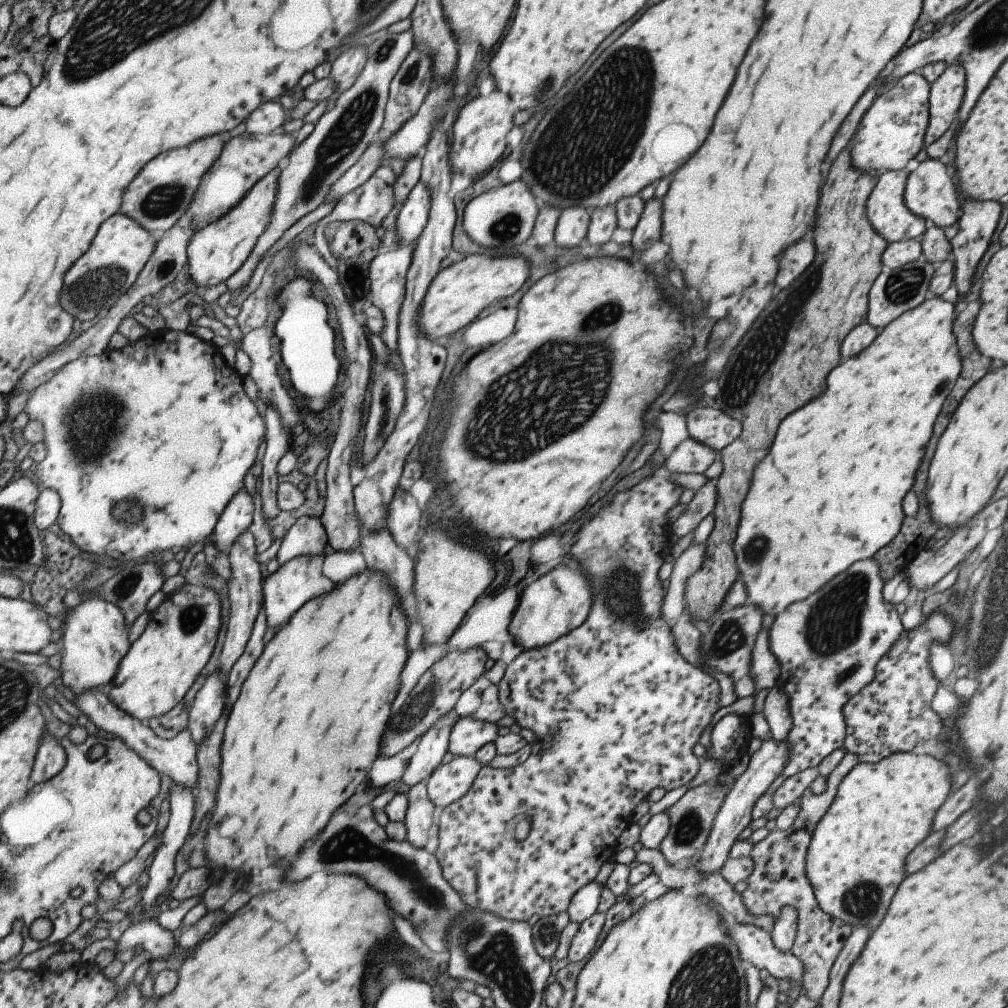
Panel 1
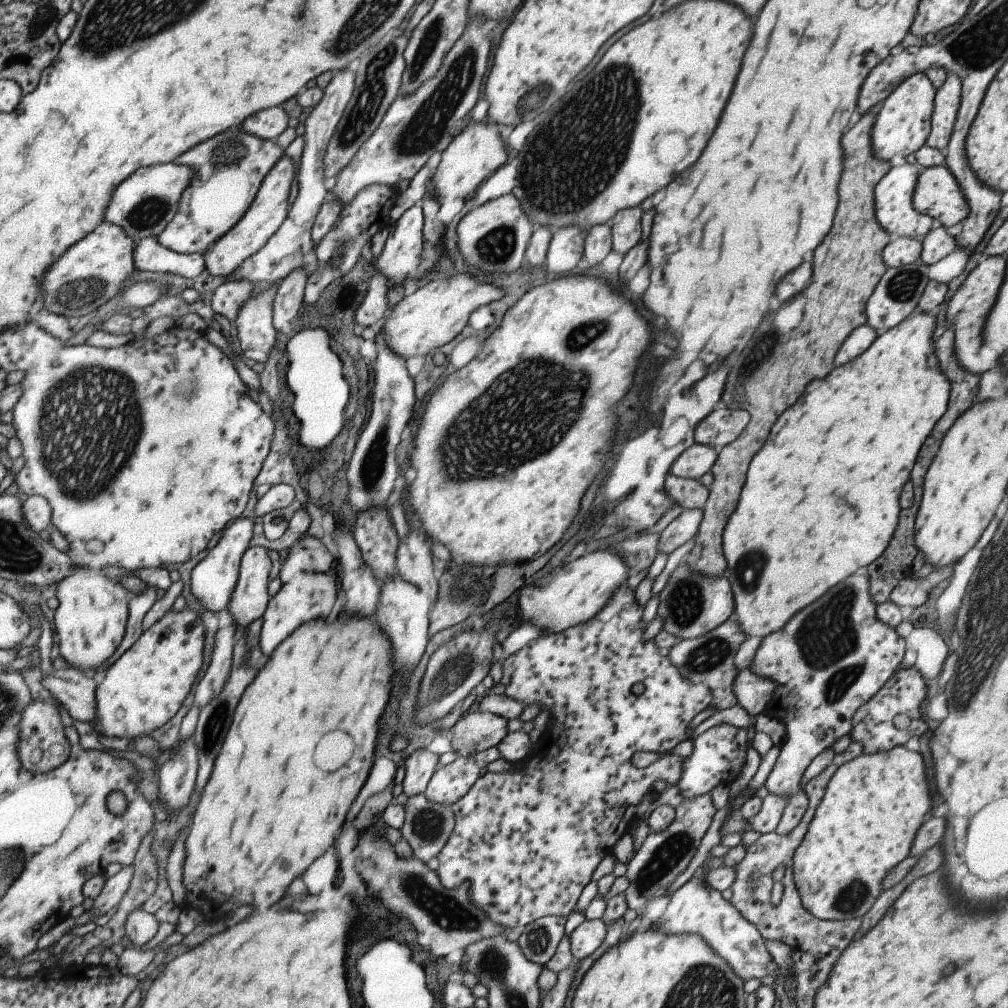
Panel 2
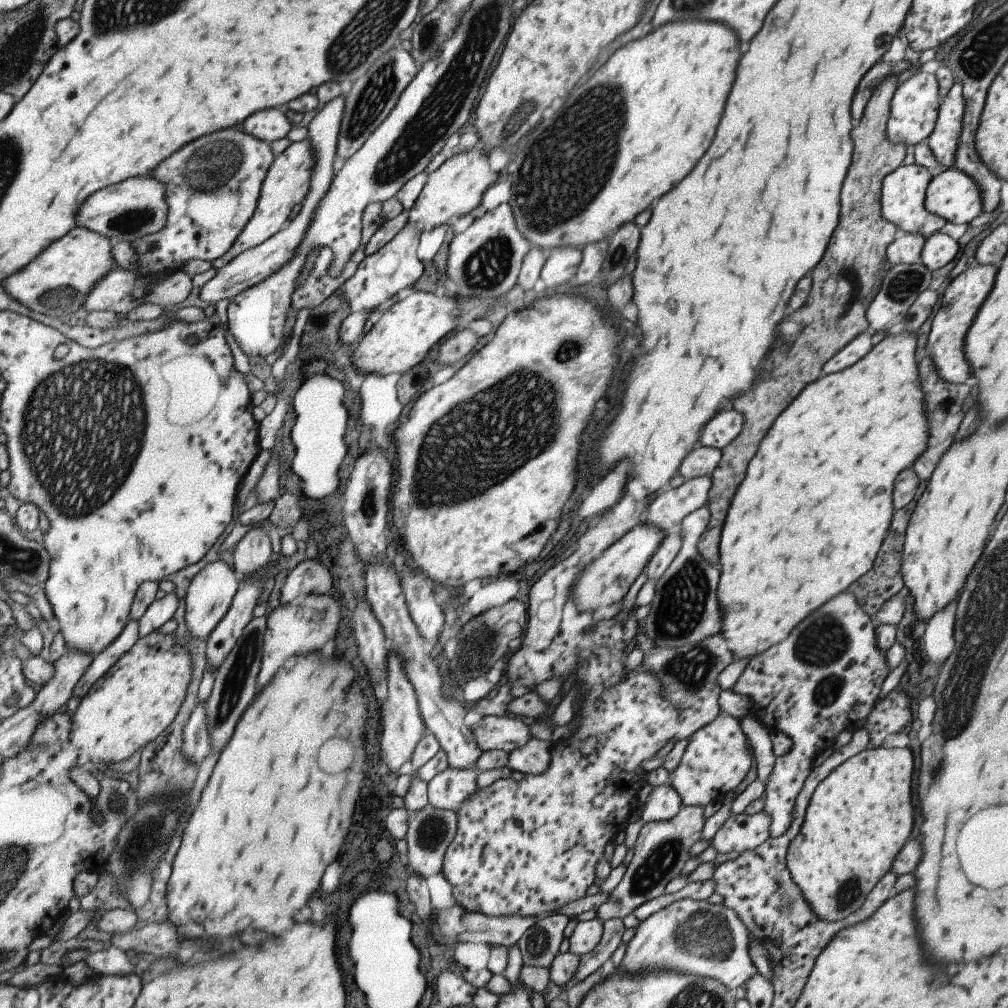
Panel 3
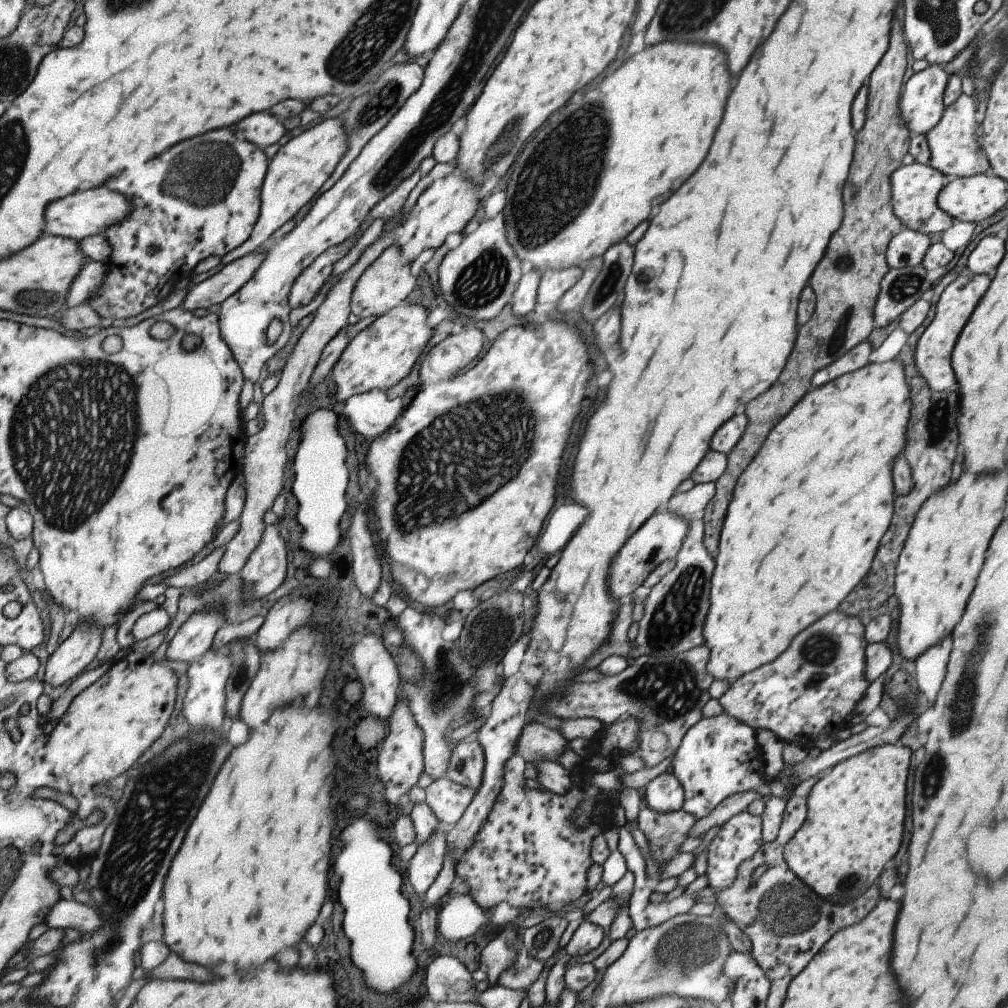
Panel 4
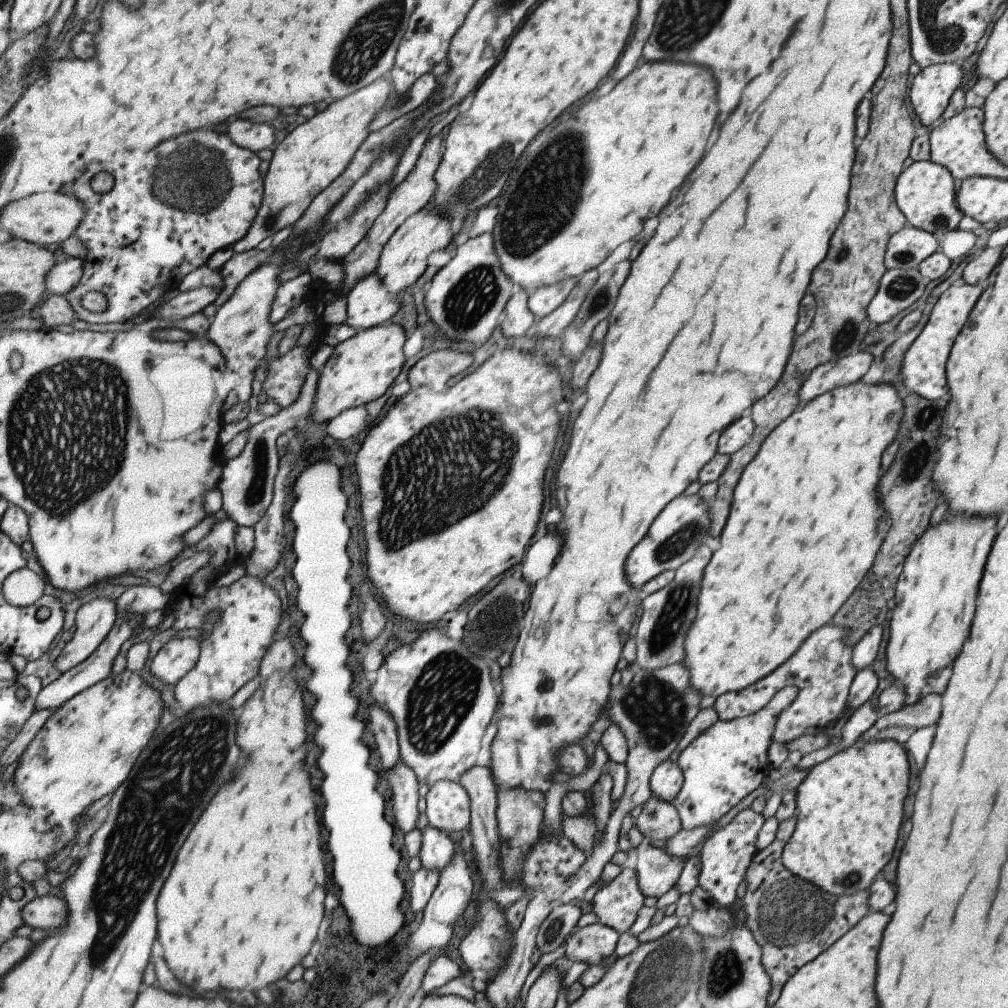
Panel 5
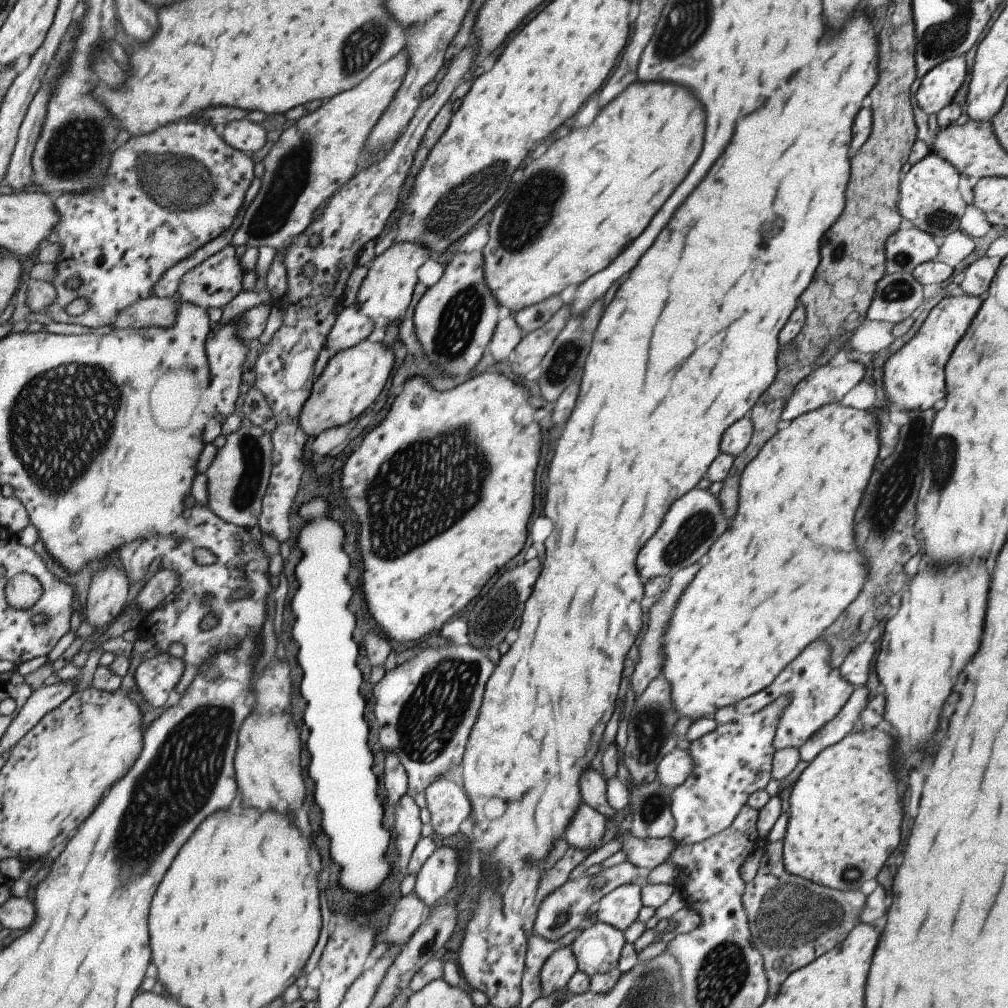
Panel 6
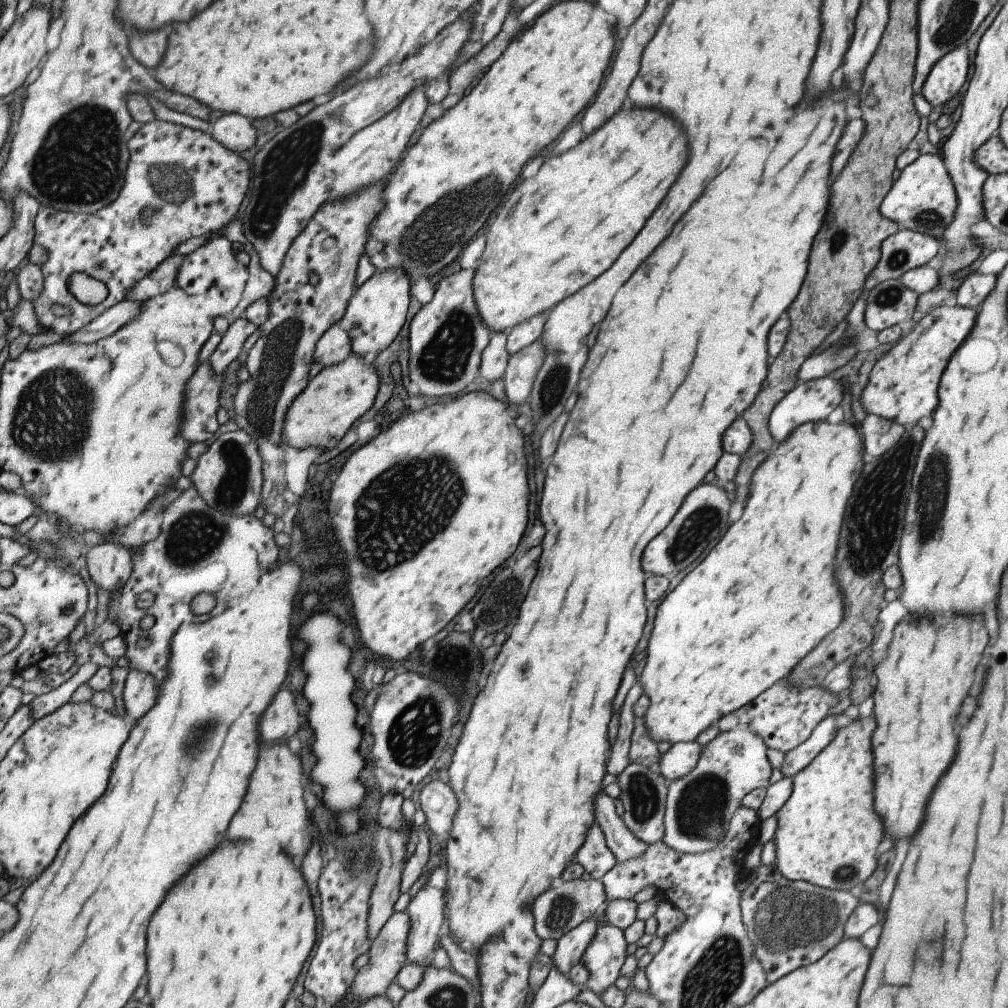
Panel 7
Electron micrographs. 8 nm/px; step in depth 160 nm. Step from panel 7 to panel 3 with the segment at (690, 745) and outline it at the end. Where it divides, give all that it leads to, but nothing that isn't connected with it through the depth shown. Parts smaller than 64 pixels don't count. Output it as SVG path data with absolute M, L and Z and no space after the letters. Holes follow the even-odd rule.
M667 782L653 788L648 796L649 799L641 807L641 820L644 824L672 818L682 804L681 798Z

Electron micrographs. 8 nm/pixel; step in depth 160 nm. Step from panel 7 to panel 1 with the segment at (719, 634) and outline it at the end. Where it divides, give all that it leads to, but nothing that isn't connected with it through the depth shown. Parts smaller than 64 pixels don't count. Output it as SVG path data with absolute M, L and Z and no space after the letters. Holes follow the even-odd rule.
M927 295L926 299L915 308L903 312L884 326L867 348L837 363L827 374L827 388L819 398L811 400L809 404L805 404L803 408L795 410L793 414L780 421L767 454L754 466L747 494L740 504L739 522L731 546L735 556L737 576L741 578L747 592L743 606L757 606L761 614L771 614L775 618L791 602L807 598L809 594L819 590L827 580L831 580L835 574L845 572L847 566L859 560L873 557L875 552L887 546L895 538L904 517L903 497L913 486L915 471L919 468L923 450L930 439L932 426L941 410L941 404L961 372L958 348L952 331L954 317L953 303L942 300L937 295Z

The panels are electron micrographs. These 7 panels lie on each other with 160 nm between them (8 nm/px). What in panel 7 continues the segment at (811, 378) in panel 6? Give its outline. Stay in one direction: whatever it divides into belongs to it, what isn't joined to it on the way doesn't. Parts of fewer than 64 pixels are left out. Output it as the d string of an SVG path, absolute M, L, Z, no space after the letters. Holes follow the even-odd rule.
M831 375L797 383L771 410L768 429L773 439L780 443L800 424L826 420L827 415L841 402L842 384Z

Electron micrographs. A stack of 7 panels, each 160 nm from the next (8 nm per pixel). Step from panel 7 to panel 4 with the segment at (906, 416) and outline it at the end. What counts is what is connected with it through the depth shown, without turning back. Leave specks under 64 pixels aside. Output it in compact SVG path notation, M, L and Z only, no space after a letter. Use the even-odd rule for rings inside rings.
M964 272L941 291L934 306L933 318L918 338L914 350L914 363L918 374L925 379L931 390L949 390L949 388L957 386L953 370L949 366L950 354L955 344L955 338L959 336L963 324L967 322L969 314L977 306L977 300L983 296L987 286L989 286L989 278L985 274L977 276Z

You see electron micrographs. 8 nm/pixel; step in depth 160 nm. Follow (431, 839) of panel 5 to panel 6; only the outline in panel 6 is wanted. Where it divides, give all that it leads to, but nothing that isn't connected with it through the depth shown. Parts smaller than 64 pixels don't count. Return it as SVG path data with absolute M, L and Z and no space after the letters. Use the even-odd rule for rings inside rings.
M447 845L435 847L419 867L413 891L425 903L427 912L439 899L447 896L461 867L457 846Z

